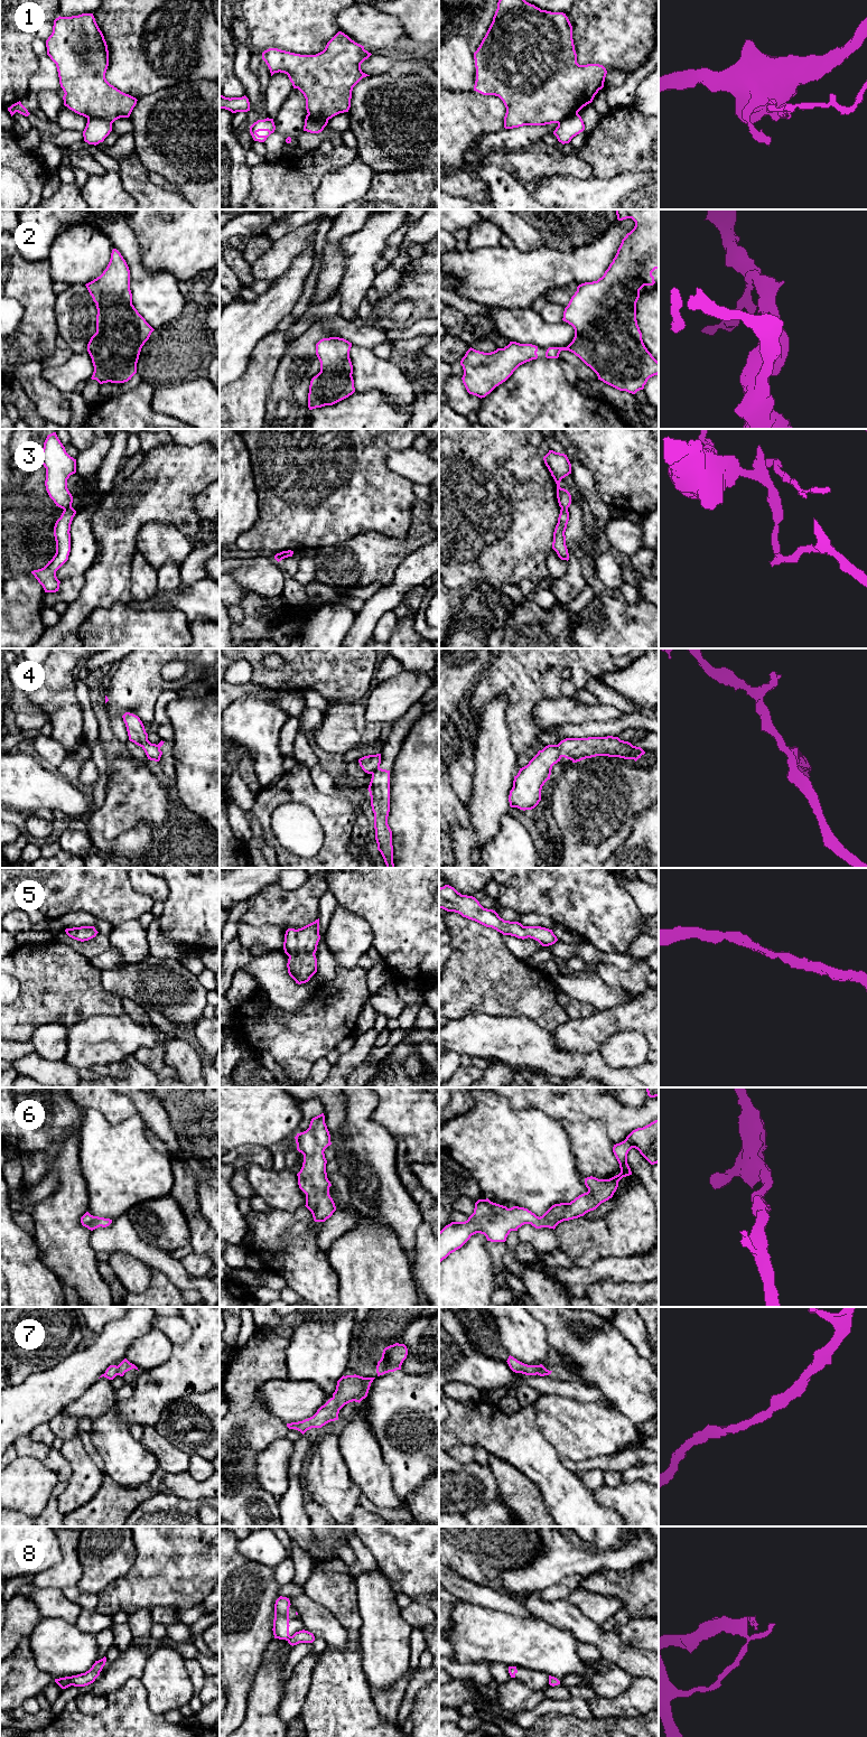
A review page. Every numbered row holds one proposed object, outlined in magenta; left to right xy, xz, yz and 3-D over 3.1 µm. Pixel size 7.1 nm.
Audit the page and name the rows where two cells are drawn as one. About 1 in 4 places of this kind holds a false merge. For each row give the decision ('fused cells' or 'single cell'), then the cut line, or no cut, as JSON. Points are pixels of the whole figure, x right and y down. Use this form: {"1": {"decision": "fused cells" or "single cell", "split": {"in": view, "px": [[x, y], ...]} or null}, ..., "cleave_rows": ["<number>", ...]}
{"1": {"decision": "fused cells", "split": {"in": "xy", "px": [[87, 118], [102, 118], [111, 123]]}}, "2": {"decision": "single cell", "split": null}, "3": {"decision": "fused cells", "split": {"in": "xy", "px": [[71, 506], [64, 510]]}}, "4": {"decision": "single cell", "split": null}, "5": {"decision": "single cell", "split": null}, "6": {"decision": "single cell", "split": null}, "7": {"decision": "single cell", "split": null}, "8": {"decision": "fused cells", "split": {"in": "xy", "px": [[70, 1677], [72, 1684]]}}, "cleave_rows": ["1", "3", "8"]}

